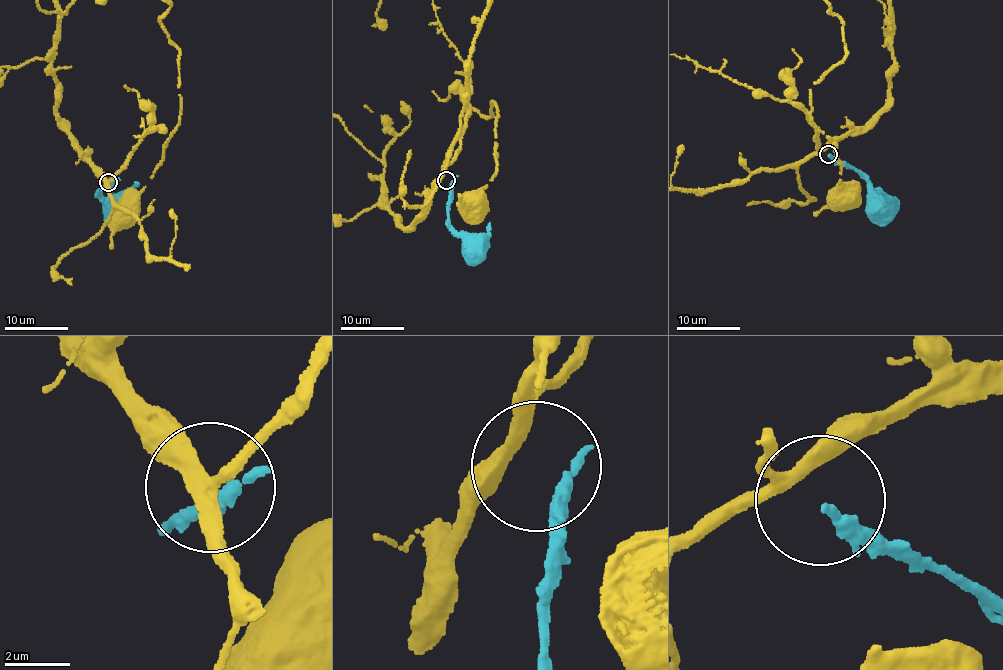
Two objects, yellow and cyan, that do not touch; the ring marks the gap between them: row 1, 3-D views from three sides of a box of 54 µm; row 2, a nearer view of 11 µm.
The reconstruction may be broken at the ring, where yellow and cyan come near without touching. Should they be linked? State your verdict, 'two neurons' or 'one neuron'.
two neurons

